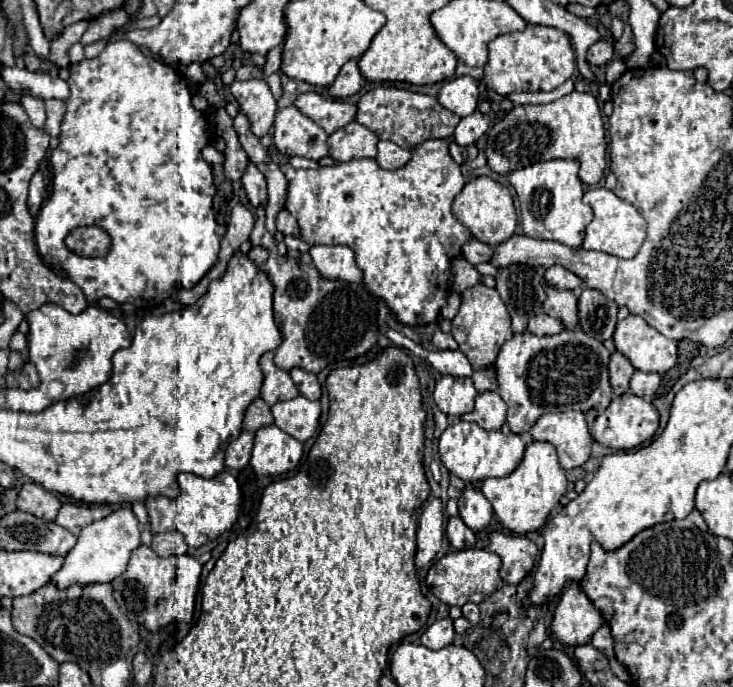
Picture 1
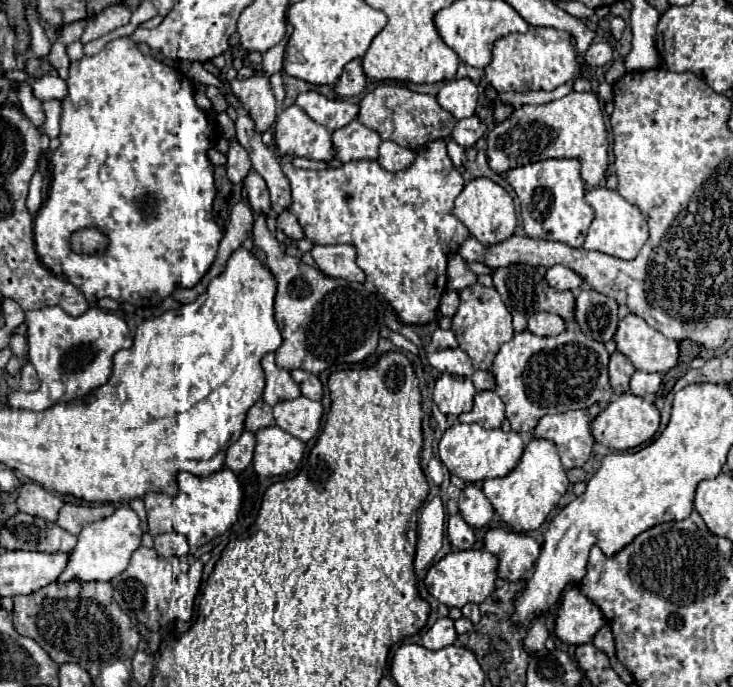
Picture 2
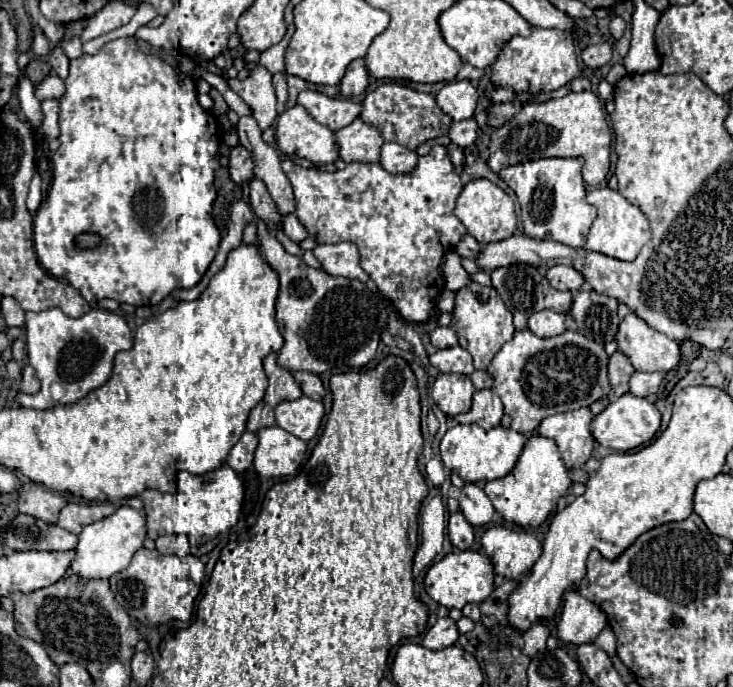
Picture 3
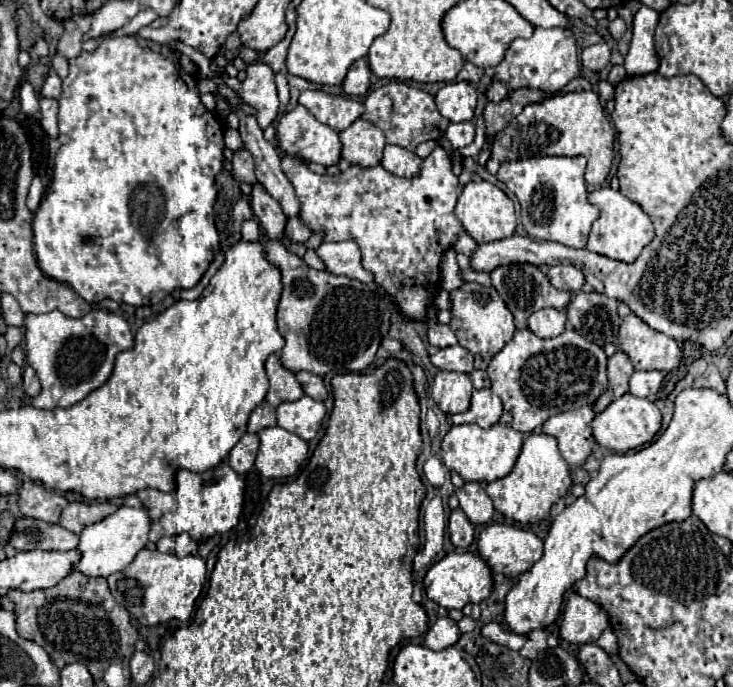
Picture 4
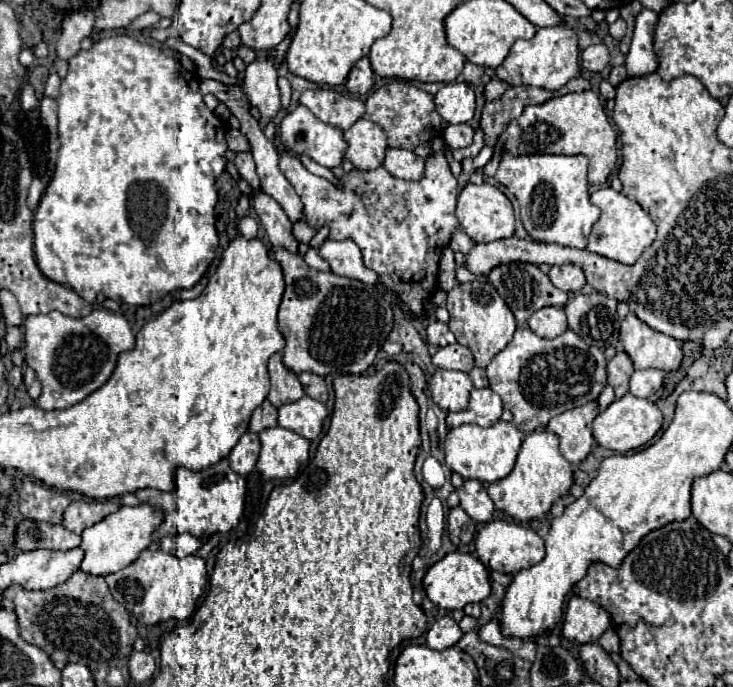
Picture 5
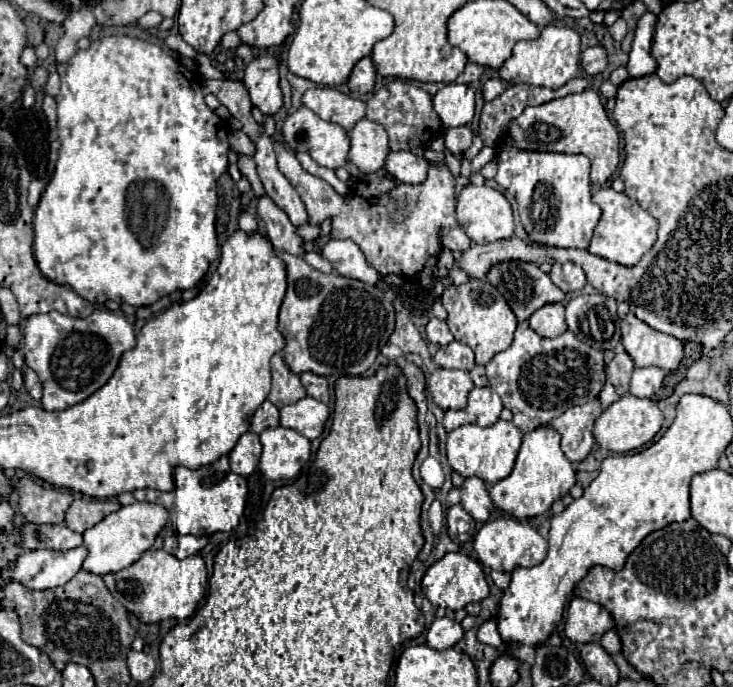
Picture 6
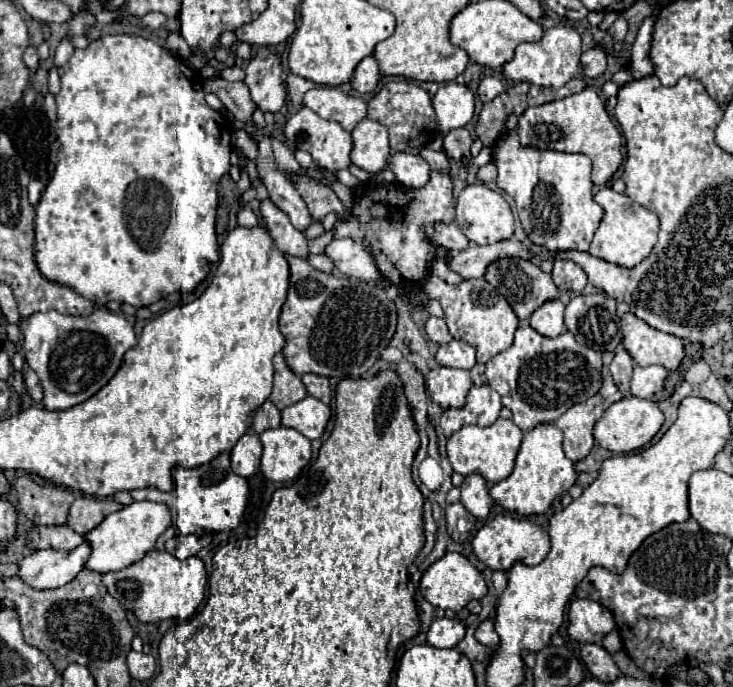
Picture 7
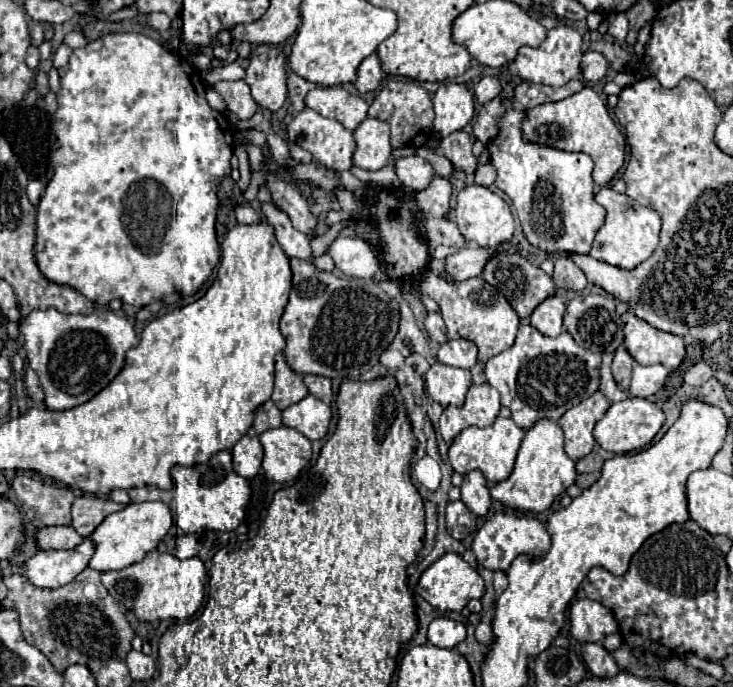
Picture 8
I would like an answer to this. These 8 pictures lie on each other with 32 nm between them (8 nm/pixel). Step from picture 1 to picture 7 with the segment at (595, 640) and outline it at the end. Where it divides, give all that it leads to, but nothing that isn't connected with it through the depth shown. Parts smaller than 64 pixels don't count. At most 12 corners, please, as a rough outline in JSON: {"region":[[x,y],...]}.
{"region":[[616,630],[604,638],[604,646],[610,654],[622,648],[622,638]]}

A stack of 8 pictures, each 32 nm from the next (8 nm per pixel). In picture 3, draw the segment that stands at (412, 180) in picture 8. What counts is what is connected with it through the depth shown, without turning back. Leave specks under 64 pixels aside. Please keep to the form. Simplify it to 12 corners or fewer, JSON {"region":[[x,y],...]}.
{"region":[[384,144],[380,164],[392,174],[408,174],[418,164],[418,154]]}

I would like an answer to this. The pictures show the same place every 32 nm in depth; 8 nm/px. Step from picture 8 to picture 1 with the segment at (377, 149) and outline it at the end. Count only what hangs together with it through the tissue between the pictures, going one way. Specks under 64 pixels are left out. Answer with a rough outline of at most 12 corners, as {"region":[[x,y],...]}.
{"region":[[352,120],[336,130],[338,162],[376,158],[378,136]]}

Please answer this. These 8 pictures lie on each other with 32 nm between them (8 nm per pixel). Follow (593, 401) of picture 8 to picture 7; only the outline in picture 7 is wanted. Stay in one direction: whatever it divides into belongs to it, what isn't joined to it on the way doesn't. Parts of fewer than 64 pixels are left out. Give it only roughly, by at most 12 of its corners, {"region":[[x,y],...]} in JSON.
{"region":[[600,394],[566,410],[554,424],[564,432],[572,462],[594,446],[592,428],[606,410]]}

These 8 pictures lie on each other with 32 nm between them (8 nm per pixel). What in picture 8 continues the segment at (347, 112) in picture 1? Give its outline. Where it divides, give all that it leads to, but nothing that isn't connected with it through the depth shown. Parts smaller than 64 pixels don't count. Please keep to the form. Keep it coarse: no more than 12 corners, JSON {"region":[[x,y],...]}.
{"region":[[342,86],[314,88],[306,106],[356,130],[368,116],[364,98]]}

